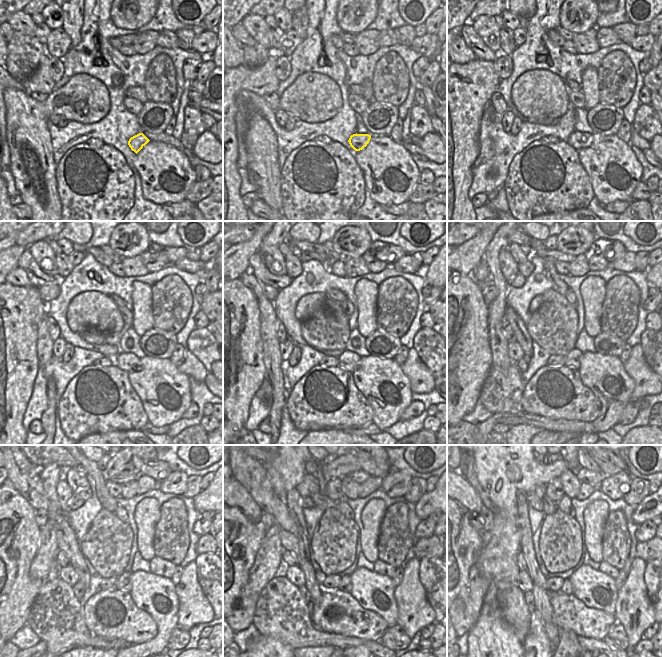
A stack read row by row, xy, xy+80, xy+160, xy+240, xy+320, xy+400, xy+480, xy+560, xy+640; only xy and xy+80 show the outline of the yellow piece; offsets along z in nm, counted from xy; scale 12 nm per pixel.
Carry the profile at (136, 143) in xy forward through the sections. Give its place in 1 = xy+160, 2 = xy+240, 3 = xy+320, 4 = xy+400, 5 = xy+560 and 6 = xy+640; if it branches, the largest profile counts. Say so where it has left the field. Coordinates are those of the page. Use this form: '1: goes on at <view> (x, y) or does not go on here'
1: goes on at xy+160 (577, 140)
2: goes on at xy+240 (125, 361)
3: goes on at xy+320 (347, 360)
4: goes on at xy+400 (572, 358)
5: goes on at xy+560 (345, 585)
6: goes on at xy+640 (566, 588)

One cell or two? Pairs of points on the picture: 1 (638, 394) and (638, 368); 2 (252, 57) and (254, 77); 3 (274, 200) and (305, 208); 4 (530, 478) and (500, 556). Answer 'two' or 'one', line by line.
1: one
2: two
3: two
4: one

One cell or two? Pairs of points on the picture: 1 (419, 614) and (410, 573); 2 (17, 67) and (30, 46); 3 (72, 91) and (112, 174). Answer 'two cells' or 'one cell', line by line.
1: one cell
2: one cell
3: two cells

